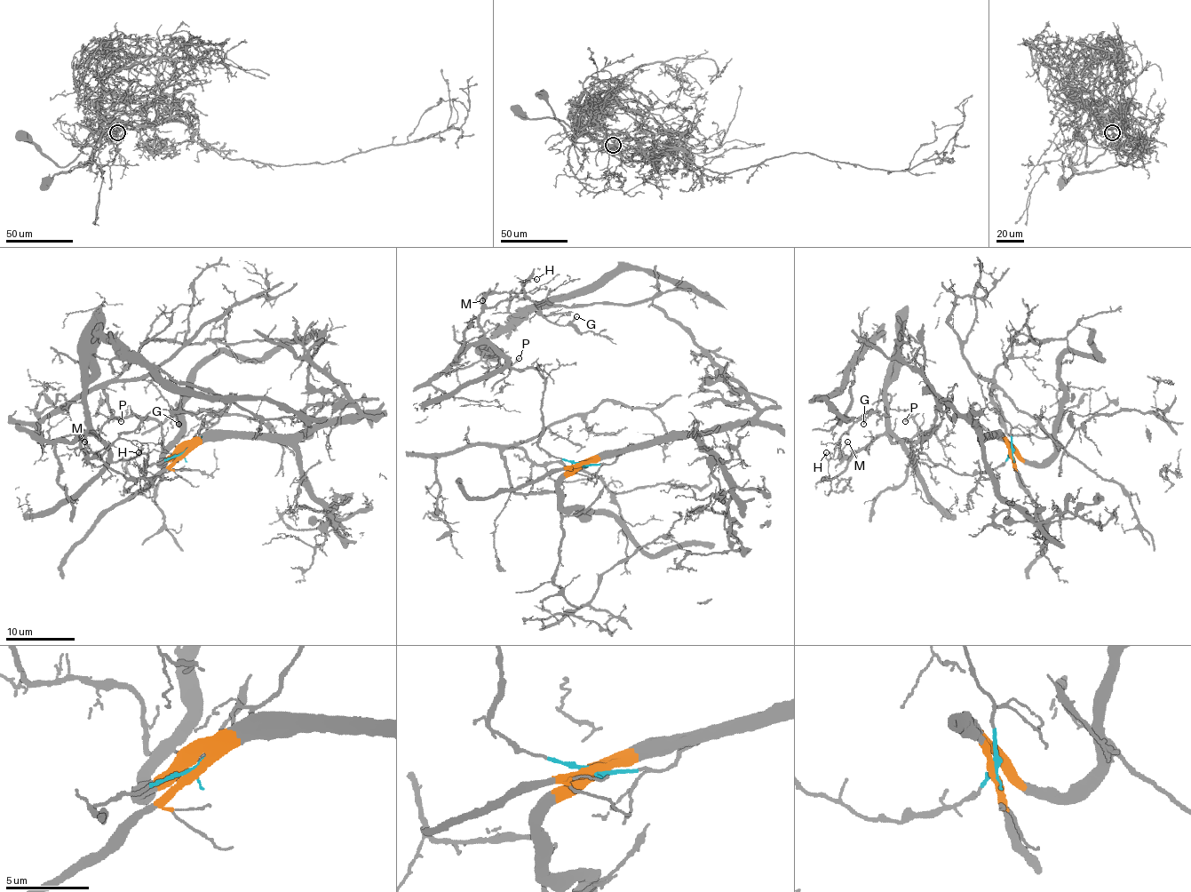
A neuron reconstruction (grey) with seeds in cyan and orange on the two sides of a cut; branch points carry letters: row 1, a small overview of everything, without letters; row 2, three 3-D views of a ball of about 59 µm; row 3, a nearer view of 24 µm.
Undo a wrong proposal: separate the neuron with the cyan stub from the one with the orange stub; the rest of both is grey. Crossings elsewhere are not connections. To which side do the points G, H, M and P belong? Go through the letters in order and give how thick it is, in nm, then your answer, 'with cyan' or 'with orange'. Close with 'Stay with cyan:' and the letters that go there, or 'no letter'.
G: 130 nm thick; with cyan
H: 80 nm thick; with cyan
M: 130 nm thick; with cyan
P: 140 nm thick; with cyan
Stay with cyan: G, H, M, P

